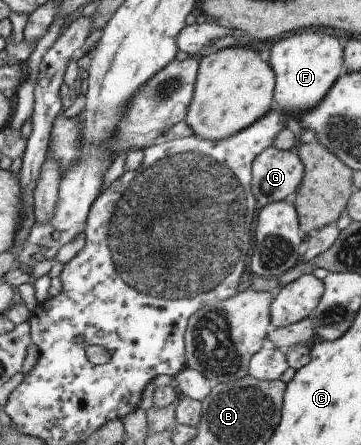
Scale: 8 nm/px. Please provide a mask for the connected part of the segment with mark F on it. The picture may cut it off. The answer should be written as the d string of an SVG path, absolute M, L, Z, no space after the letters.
M310 28L302 34L292 34L270 46L268 53L270 66L276 72L275 108L284 116L294 118L308 110L318 108L330 92L330 86L345 74L345 50L340 47L338 38L324 28Z

